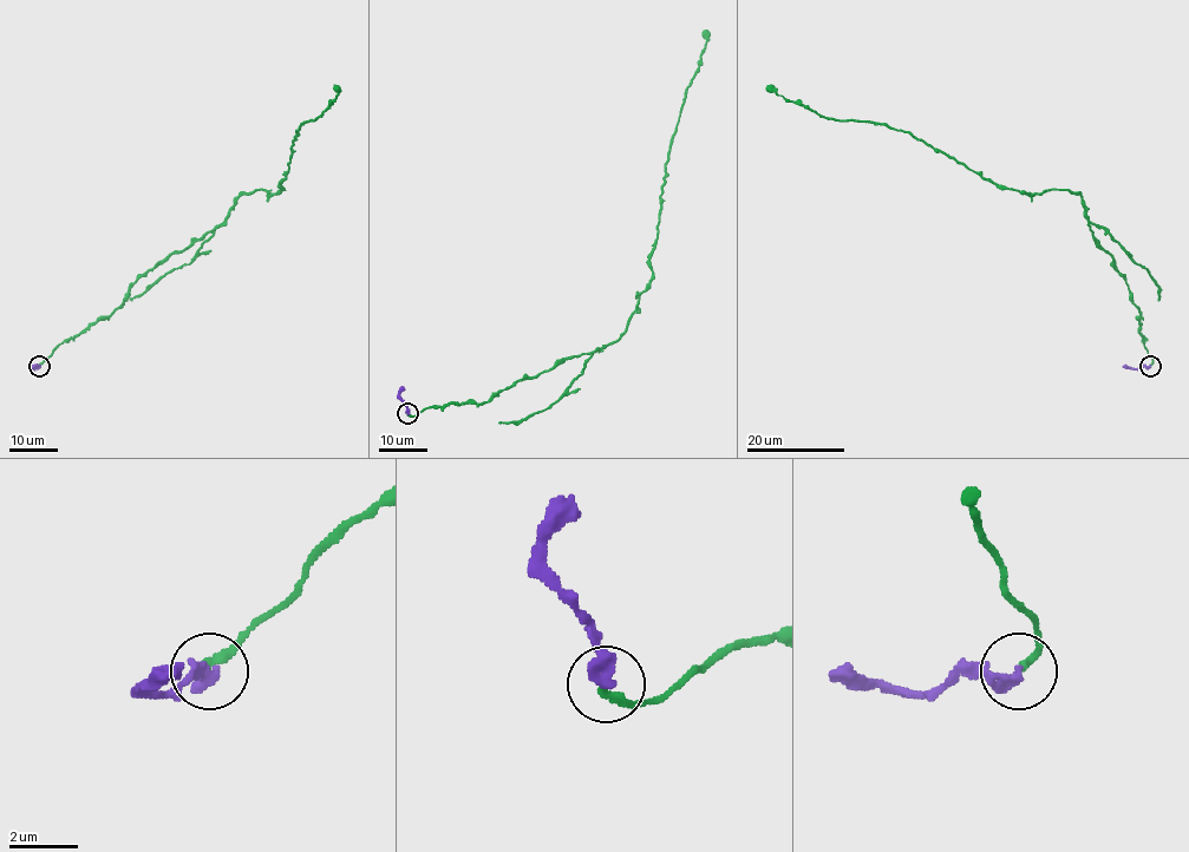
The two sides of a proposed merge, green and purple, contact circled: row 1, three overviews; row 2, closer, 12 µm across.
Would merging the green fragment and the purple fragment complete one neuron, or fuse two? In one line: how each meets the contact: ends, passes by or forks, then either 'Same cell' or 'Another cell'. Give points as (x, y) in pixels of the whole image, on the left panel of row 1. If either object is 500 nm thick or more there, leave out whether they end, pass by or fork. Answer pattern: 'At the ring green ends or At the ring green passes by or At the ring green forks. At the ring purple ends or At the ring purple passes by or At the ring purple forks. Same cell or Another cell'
At the ring green ends. At the ring purple ends. Same cell

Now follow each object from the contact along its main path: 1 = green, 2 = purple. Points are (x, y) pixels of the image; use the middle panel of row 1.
1: (409, 413), (485, 404), (625, 331), (652, 276), (667, 151), (704, 31)
2: (409, 413), (400, 395), (404, 386)

